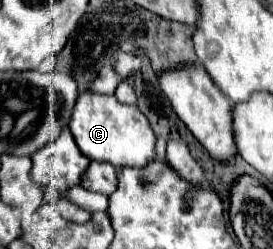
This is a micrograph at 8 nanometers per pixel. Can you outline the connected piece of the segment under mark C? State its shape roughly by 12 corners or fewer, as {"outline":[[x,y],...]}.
{"outline":[[82,91],[70,131],[88,159],[142,169],[156,137],[138,105]]}

